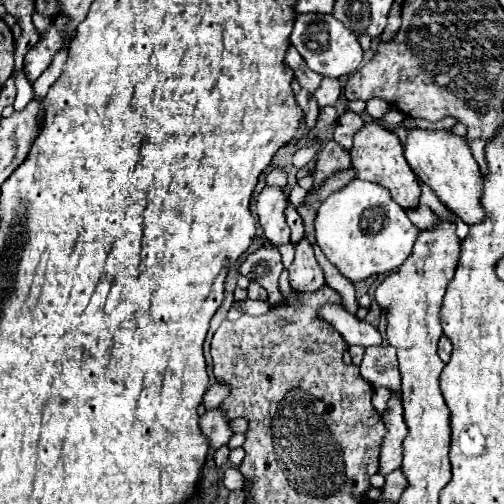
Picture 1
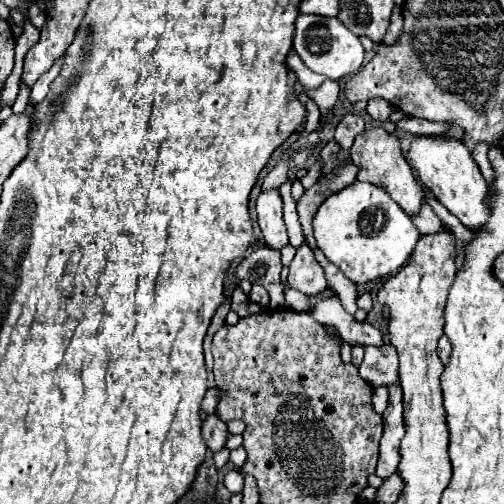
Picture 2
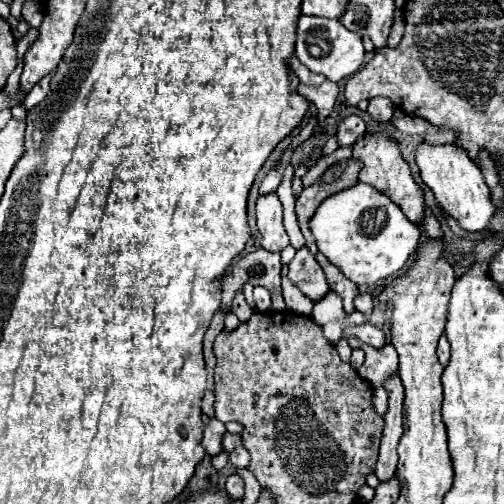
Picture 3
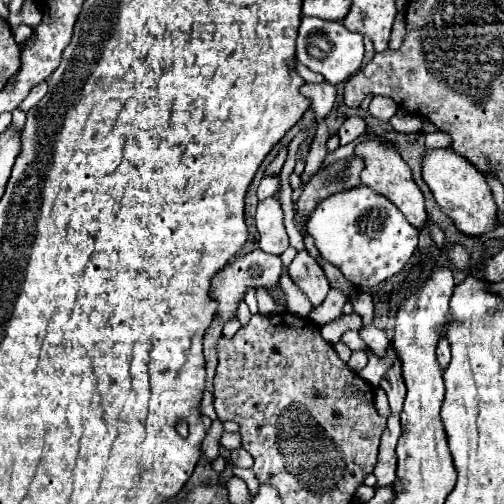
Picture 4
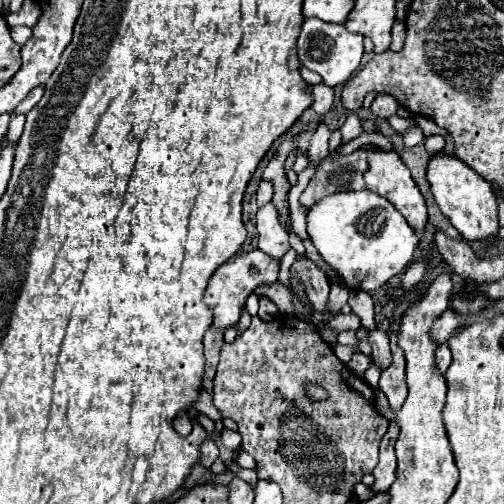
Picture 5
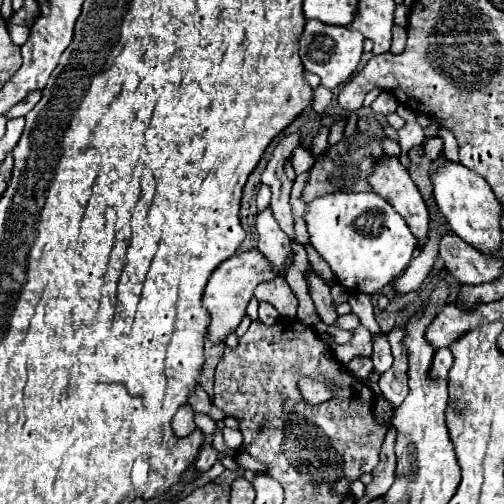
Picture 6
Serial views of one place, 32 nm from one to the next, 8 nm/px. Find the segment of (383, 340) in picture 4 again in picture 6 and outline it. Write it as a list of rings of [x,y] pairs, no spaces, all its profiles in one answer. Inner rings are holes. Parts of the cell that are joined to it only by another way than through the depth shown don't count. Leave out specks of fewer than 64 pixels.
[[[384,332],[372,334],[372,346],[374,346],[374,354],[372,354],[372,362],[374,368],[378,368],[376,372],[382,374],[392,366],[392,354],[390,354],[390,344]]]

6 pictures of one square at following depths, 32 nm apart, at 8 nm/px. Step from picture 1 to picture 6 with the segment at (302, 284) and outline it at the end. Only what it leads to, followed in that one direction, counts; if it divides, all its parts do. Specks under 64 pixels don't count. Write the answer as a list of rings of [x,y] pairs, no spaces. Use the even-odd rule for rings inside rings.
[[[312,268],[306,272],[306,282],[308,282],[308,292],[310,298],[316,306],[316,312],[320,314],[324,324],[334,324],[334,320],[338,318],[334,306],[332,306],[332,298],[330,298],[330,286],[324,282],[324,278],[314,272]]]

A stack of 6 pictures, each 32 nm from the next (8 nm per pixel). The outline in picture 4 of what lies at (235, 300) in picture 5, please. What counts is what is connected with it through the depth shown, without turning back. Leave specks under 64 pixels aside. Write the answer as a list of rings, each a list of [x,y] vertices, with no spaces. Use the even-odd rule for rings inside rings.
[[[254,250],[246,256],[240,256],[236,258],[232,264],[228,264],[222,272],[218,272],[212,280],[212,296],[218,300],[218,314],[222,316],[222,320],[228,320],[234,316],[234,310],[236,310],[236,302],[238,298],[244,296],[246,288],[252,286],[252,288],[278,288],[280,286],[280,272],[282,272],[282,262],[280,262],[280,256],[274,256],[274,254],[268,254],[264,250]]]

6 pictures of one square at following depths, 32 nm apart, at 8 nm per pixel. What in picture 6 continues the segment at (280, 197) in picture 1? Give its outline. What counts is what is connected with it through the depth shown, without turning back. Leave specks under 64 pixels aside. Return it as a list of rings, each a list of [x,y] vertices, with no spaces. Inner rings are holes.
[[[270,206],[258,212],[256,230],[258,230],[258,250],[268,258],[272,268],[276,268],[276,272],[280,274],[282,264],[286,262],[286,256],[290,254],[290,238],[278,226]]]

